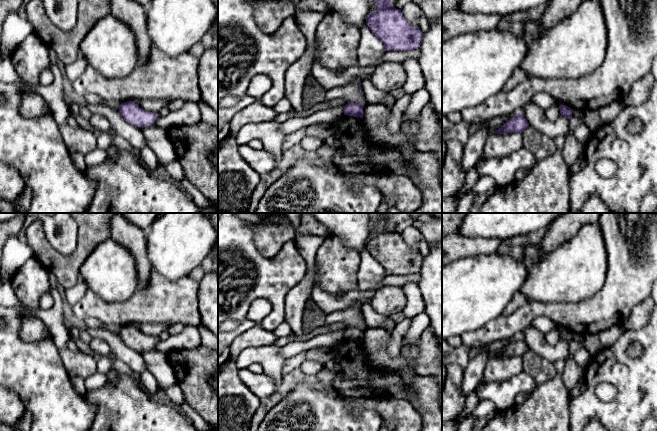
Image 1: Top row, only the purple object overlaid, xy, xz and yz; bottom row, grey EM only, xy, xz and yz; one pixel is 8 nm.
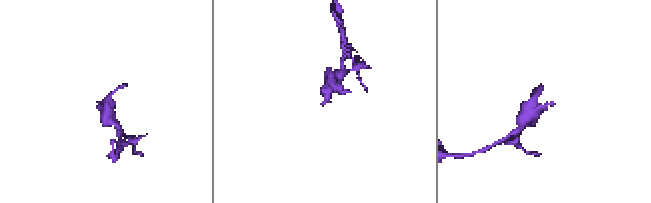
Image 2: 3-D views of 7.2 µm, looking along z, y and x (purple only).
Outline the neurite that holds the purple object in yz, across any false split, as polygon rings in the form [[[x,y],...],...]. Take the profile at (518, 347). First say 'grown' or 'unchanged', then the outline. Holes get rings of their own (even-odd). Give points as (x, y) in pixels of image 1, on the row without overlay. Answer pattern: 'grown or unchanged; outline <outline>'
unchanged; outline [[[520,337],[510,342],[501,352],[493,355],[493,357],[496,358],[506,358],[512,356],[523,357],[528,350],[529,350],[528,345]]]

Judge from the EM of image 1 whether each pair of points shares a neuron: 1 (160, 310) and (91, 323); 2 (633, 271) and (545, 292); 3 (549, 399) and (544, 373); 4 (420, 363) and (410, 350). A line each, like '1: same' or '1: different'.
1: different
2: different
3: different
4: different

